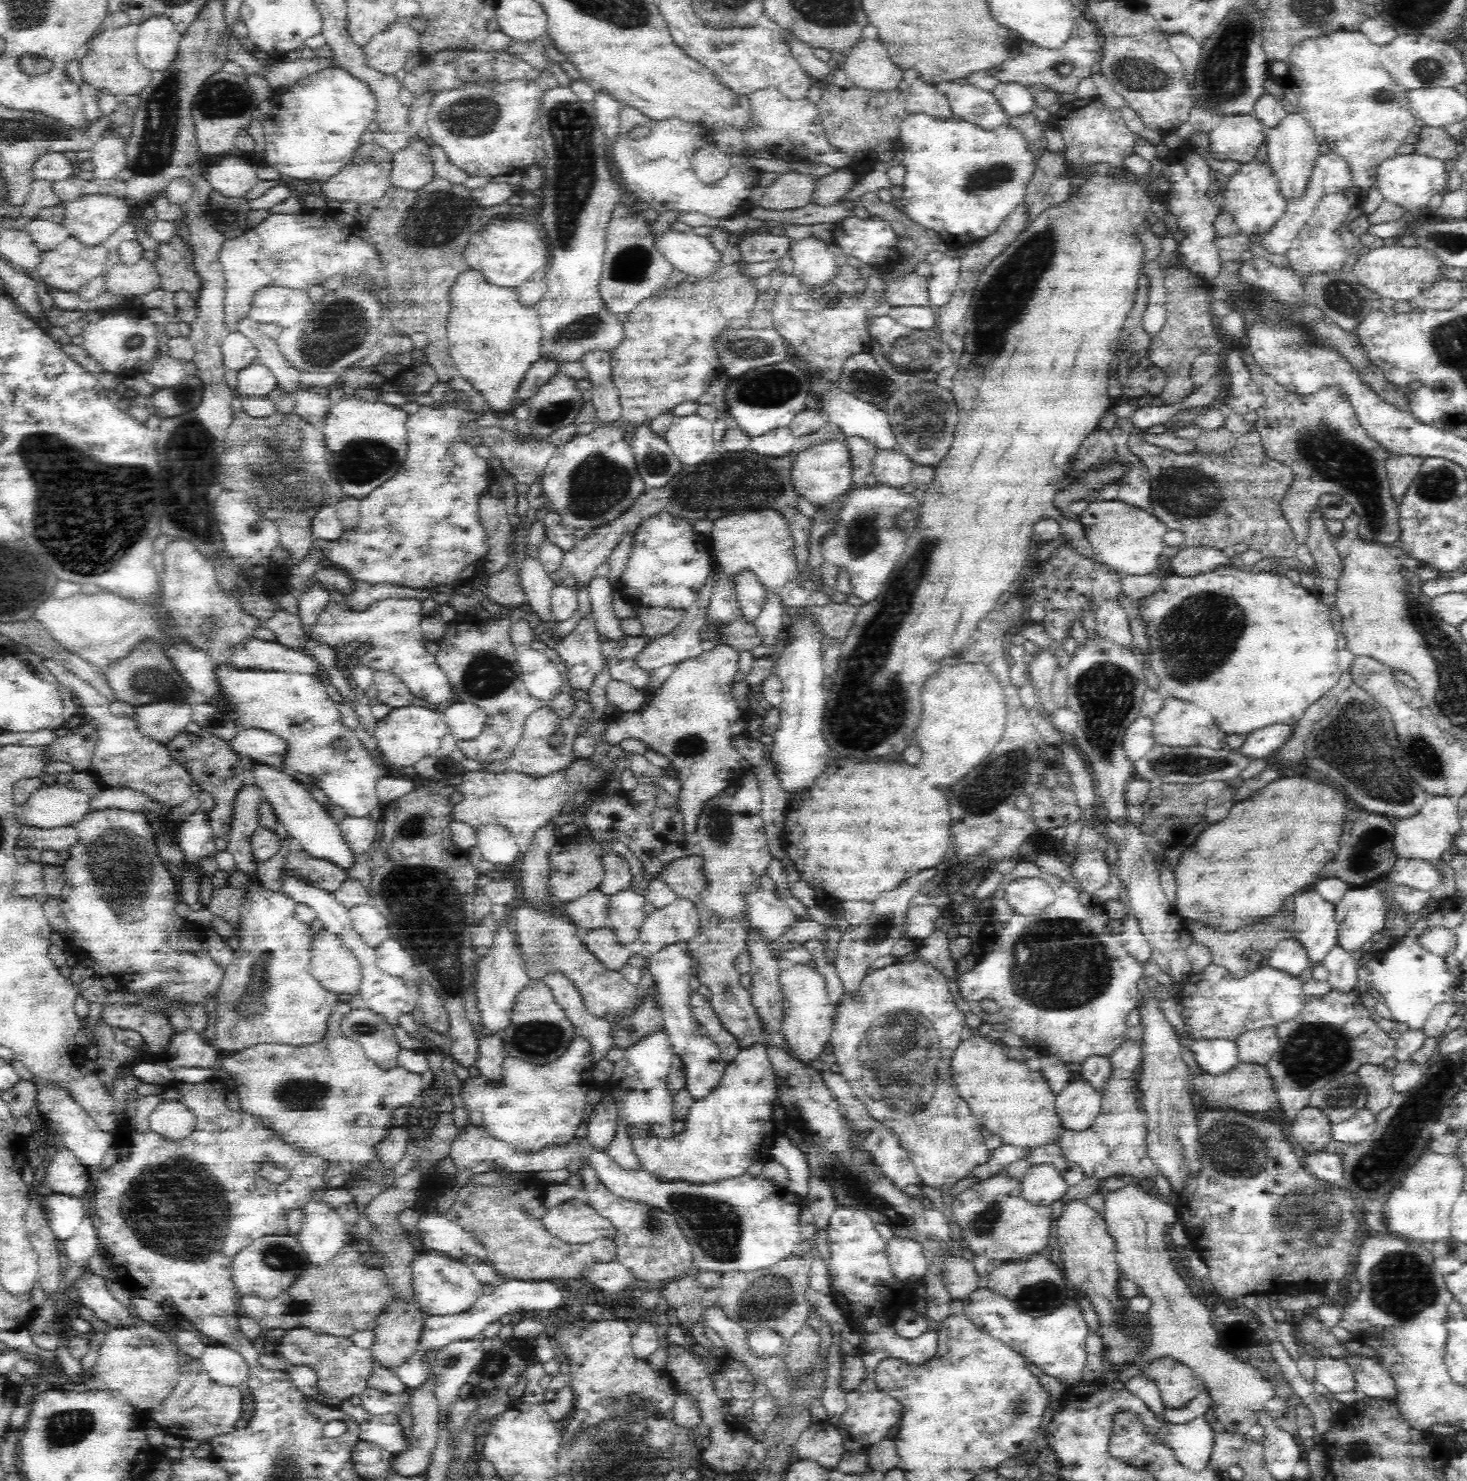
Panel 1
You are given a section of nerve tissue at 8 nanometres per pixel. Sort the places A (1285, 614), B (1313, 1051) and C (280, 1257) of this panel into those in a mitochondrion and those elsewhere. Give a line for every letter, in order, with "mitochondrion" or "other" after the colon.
A: other
B: mitochondrion
C: mitochondrion

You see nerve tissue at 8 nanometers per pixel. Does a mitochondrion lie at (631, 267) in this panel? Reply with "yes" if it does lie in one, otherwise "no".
yes

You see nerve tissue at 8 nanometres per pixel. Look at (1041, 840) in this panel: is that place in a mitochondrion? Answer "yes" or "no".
no

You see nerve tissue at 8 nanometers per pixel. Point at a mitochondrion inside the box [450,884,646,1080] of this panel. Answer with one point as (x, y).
(538, 1040)

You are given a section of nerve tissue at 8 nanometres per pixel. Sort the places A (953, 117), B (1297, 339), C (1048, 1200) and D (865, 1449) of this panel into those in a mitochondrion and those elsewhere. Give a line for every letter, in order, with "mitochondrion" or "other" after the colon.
A: other
B: mitochondrion
C: other
D: other

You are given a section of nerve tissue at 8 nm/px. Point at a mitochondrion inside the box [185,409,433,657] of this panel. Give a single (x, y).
(293, 487)

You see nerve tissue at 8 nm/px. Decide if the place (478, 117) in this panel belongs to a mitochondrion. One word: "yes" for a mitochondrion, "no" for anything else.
yes

